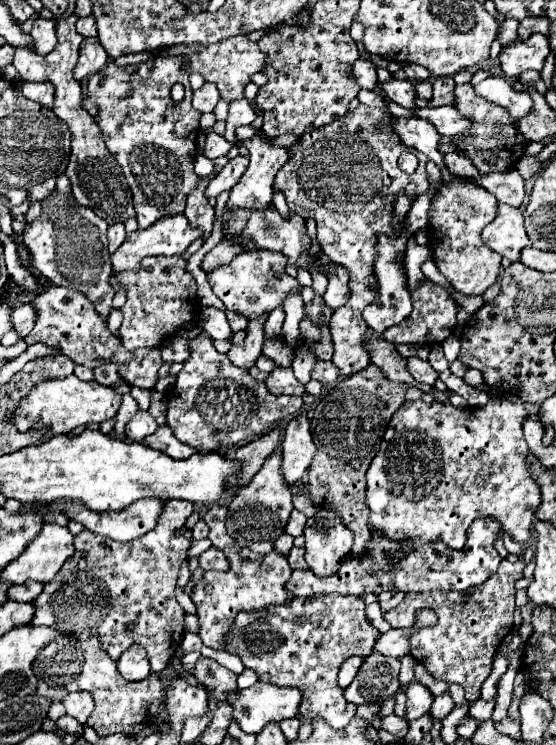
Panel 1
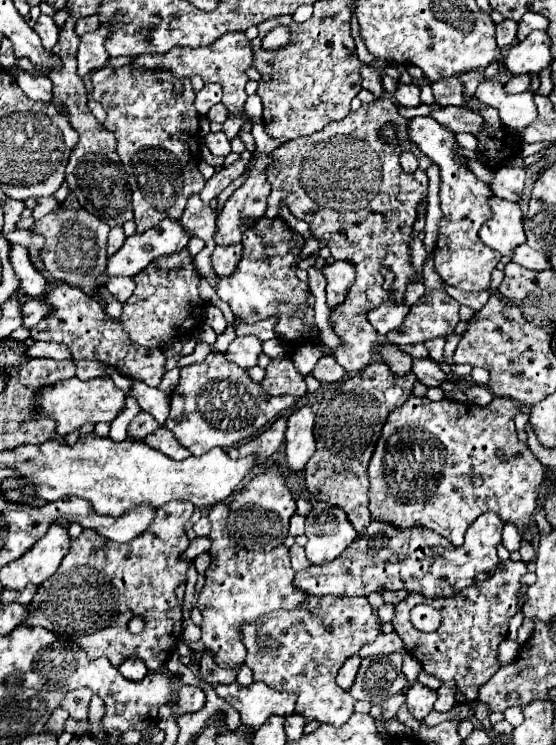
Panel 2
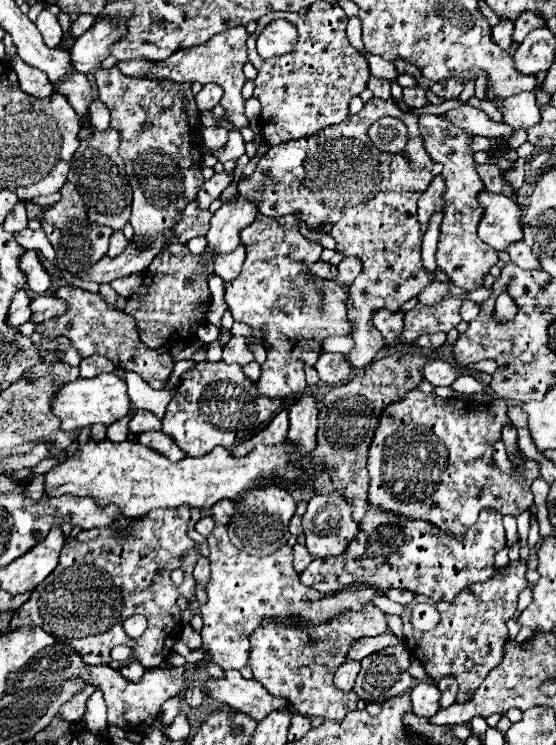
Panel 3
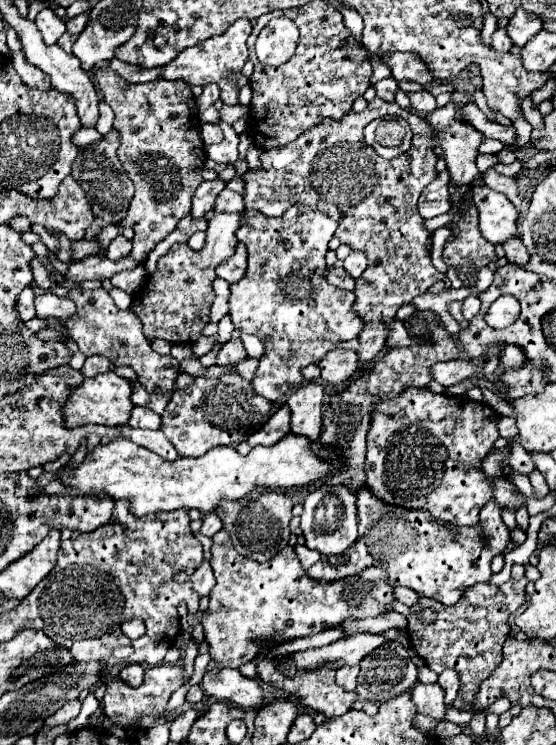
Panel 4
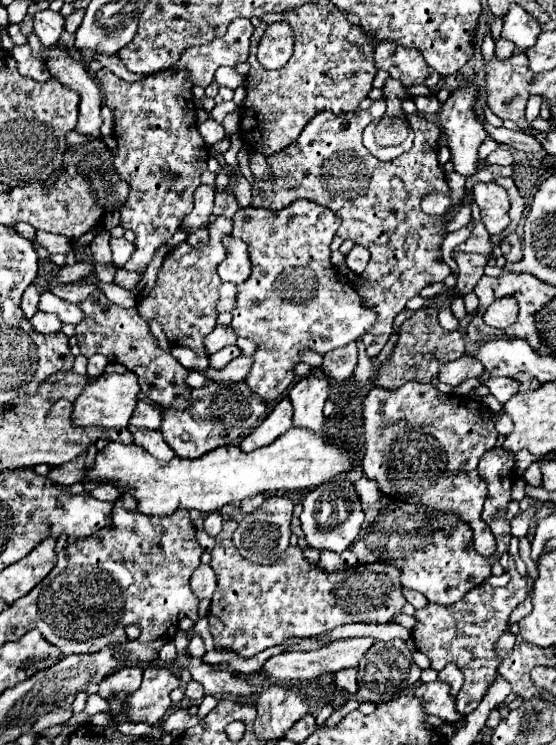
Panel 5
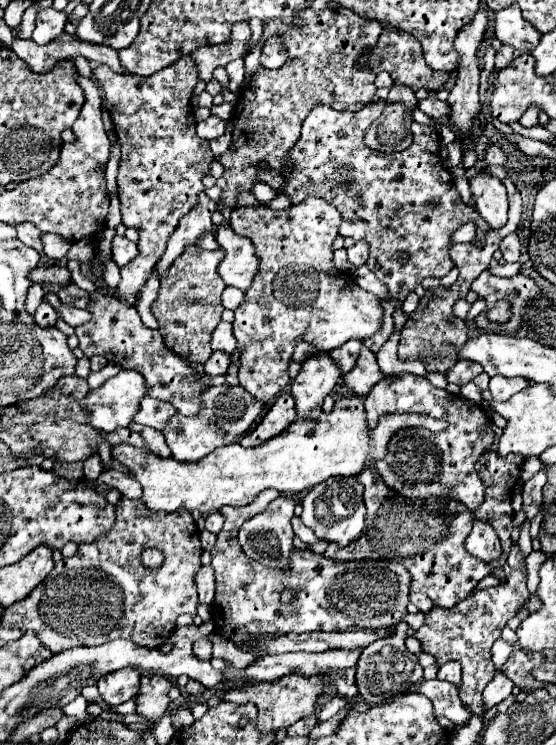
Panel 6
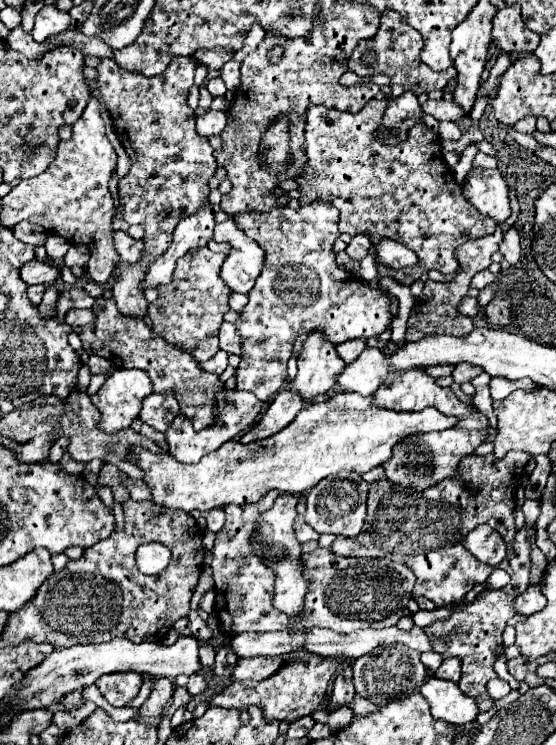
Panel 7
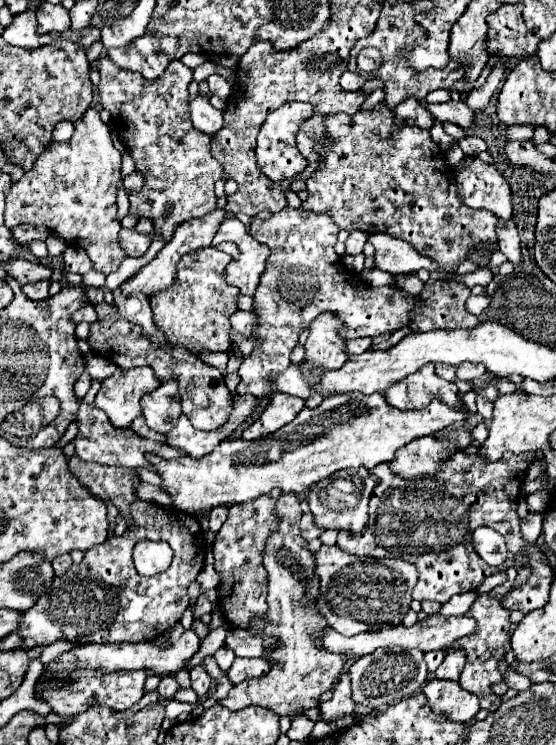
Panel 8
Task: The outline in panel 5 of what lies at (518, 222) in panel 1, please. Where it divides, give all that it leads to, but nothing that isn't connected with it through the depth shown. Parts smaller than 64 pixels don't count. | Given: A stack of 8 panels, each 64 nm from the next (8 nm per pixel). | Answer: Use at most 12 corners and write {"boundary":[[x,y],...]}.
{"boundary":[[476,182],[474,200],[490,234],[508,226],[510,200],[496,182]]}

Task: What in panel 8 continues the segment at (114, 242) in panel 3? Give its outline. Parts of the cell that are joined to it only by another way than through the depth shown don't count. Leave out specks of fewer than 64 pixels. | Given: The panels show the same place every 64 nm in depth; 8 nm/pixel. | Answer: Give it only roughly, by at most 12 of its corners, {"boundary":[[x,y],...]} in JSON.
{"boundary":[[134,228],[120,230],[120,244],[128,256],[140,258],[150,246],[150,234]]}

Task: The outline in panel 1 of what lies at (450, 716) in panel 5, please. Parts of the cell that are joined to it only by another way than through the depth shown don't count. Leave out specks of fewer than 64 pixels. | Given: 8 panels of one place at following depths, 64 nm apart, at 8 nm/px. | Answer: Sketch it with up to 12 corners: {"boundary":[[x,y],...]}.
{"boundary":[[420,682],[408,684],[408,720],[430,712],[432,692]]}

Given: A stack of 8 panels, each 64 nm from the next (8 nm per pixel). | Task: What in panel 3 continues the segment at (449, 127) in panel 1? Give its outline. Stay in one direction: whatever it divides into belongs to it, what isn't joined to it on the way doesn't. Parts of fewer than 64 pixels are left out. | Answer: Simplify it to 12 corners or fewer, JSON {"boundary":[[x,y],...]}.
{"boundary":[[464,104],[448,120],[474,136],[510,140],[514,128]]}

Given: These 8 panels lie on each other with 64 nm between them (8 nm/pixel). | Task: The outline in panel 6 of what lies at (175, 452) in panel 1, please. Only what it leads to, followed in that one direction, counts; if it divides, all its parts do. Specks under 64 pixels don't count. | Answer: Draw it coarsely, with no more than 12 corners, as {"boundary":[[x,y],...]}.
{"boundary":[[132,422],[128,428],[142,434],[148,450],[168,458],[166,446],[162,432],[138,426]]}

